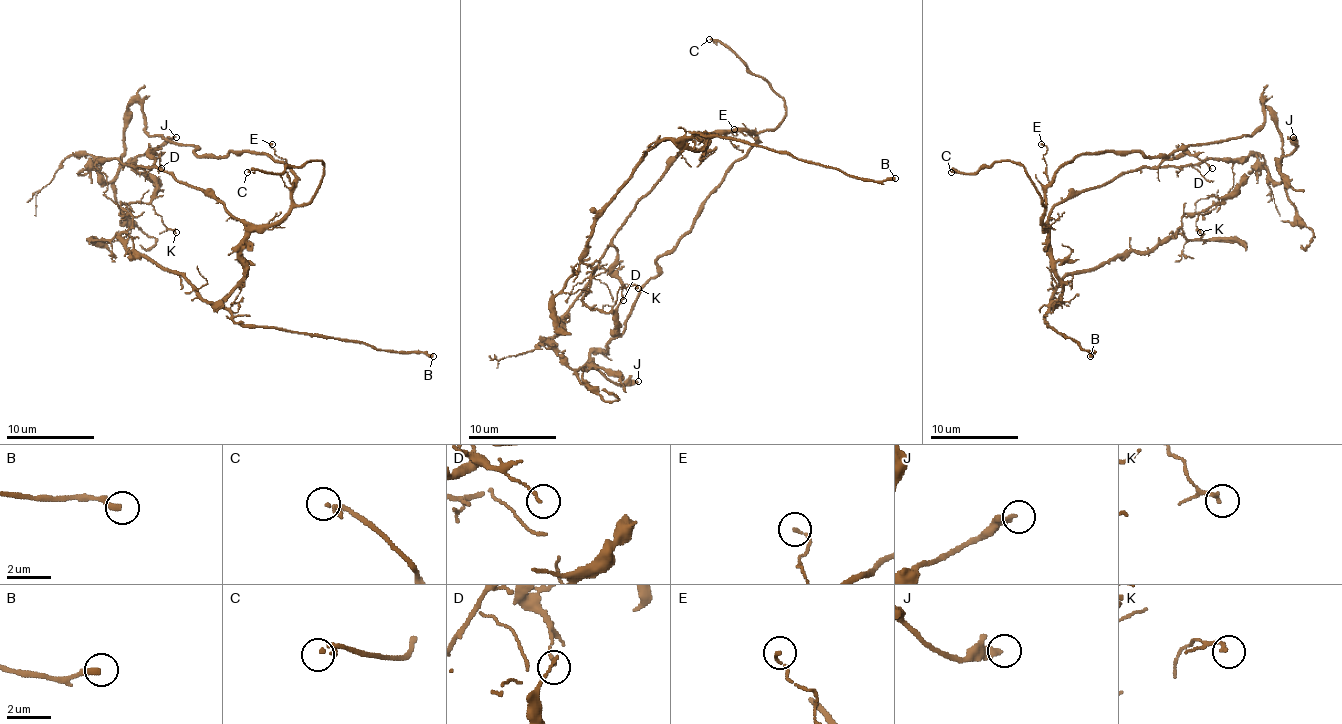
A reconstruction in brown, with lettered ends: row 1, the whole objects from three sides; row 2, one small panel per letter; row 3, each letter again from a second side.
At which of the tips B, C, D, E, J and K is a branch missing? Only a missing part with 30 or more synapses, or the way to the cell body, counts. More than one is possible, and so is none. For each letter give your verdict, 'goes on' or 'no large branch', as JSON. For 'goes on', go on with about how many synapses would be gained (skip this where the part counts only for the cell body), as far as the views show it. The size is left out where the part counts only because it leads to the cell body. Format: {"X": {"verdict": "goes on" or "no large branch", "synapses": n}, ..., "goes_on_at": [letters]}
{"B": {"verdict": "no large branch"}, "C": {"verdict": "goes on"}, "D": {"verdict": "no large branch"}, "E": {"verdict": "no large branch"}, "J": {"verdict": "no large branch"}, "K": {"verdict": "no large branch"}, "goes_on_at": ["C"]}

